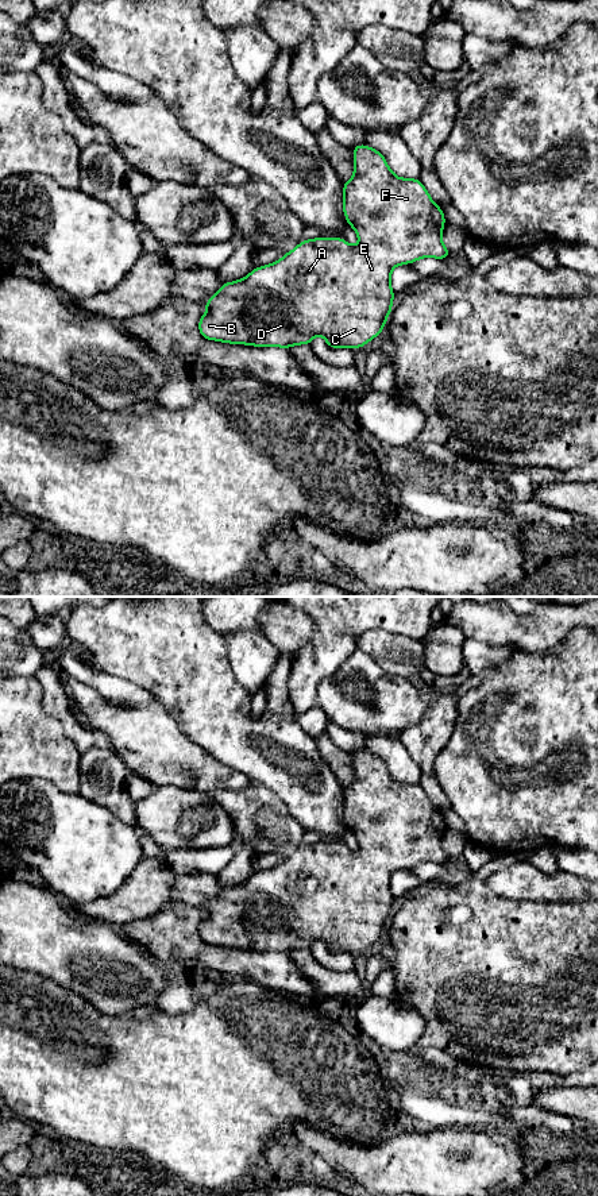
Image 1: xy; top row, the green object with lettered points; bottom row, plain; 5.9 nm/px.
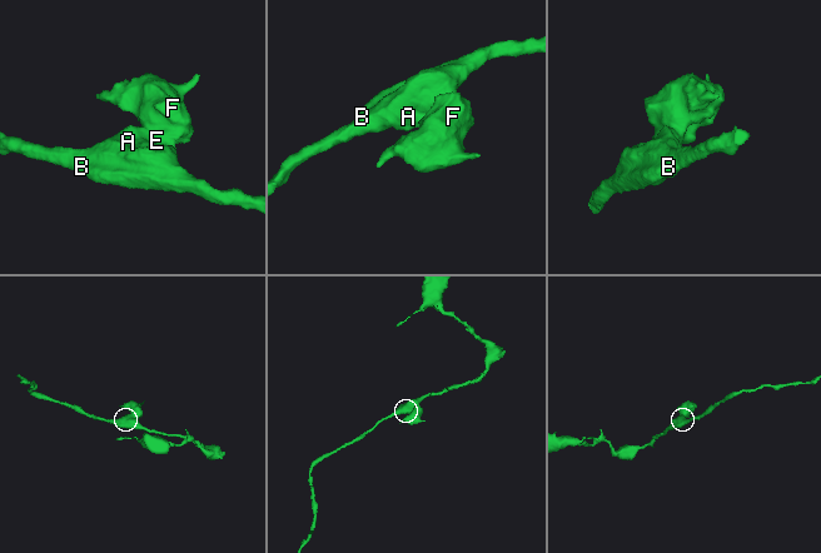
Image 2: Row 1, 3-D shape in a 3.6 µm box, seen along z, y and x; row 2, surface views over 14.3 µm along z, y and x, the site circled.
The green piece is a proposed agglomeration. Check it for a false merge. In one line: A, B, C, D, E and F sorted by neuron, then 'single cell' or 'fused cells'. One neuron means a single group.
A B C D E F; single cell

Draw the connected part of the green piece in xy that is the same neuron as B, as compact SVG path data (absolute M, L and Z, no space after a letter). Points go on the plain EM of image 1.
M359 749L352 752L352 756L354 756L354 780L351 784L346 786L343 791L343 817L348 830L355 834L359 844L359 849L351 850L342 842L315 842L309 845L302 845L298 850L296 850L292 856L286 857L277 867L262 872L256 872L251 875L248 880L235 887L223 888L217 898L213 899L207 907L204 907L207 911L207 917L201 921L198 926L198 935L202 944L255 952L273 950L281 953L290 953L298 949L309 950L315 941L323 941L331 953L339 952L347 952L352 954L359 953L366 950L374 942L377 942L383 935L383 930L387 926L387 922L393 913L394 903L394 896L390 888L393 873L400 869L413 868L421 863L447 864L450 861L450 856L443 849L441 845L443 833L445 829L443 814L433 807L432 802L429 800L423 787L414 783L397 782L390 775L385 761L375 753L371 753L366 749Z

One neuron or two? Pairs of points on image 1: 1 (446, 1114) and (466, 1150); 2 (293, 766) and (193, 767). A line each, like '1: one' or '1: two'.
1: two
2: two

